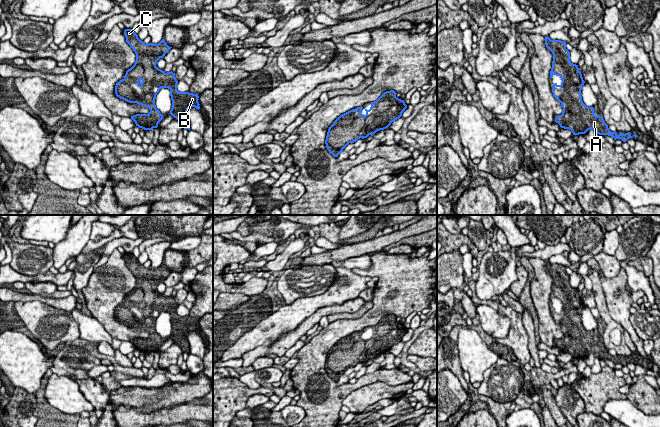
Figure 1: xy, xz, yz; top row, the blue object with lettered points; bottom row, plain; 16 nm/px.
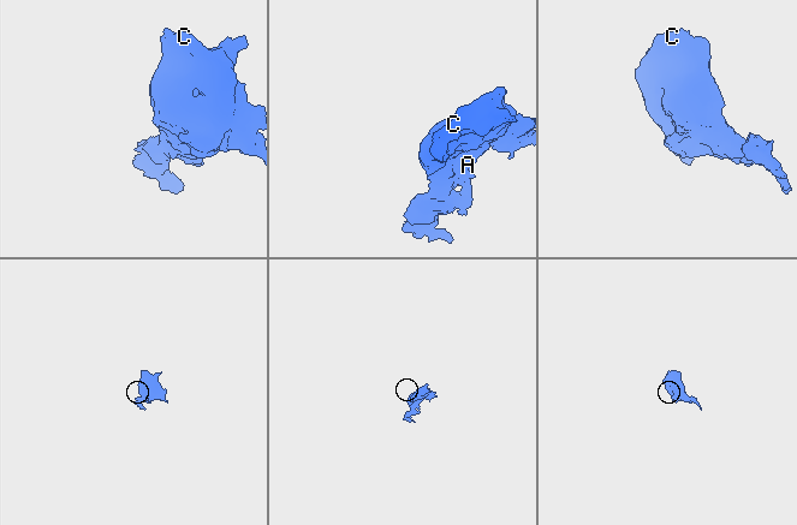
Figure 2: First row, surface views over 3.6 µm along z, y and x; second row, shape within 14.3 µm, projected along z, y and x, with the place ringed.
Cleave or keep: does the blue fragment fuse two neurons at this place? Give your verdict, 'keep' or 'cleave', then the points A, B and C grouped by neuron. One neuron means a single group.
keep; A B C

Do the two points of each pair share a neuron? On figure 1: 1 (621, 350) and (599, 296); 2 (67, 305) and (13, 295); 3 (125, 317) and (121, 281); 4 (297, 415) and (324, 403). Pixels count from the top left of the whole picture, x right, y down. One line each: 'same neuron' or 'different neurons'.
1: same neuron
2: same neuron
3: different neurons
4: different neurons

